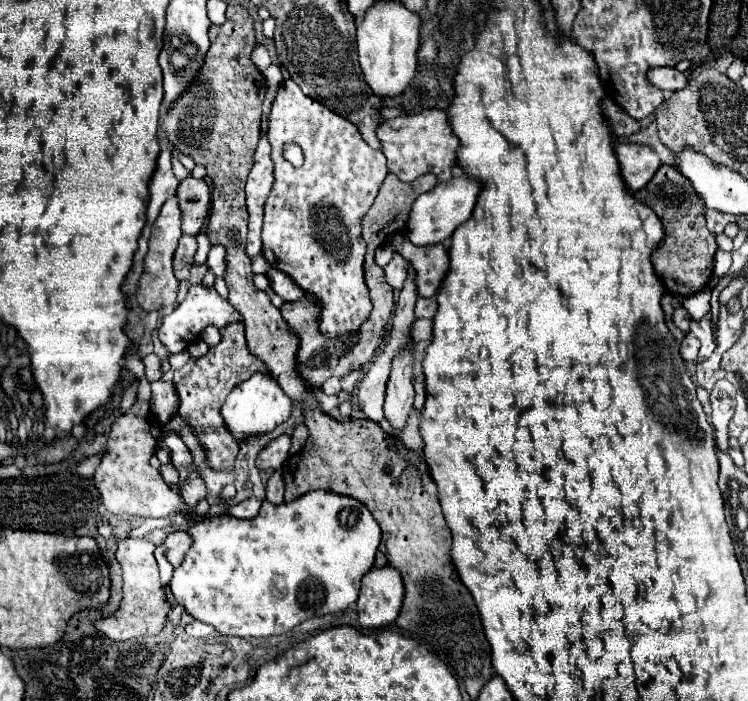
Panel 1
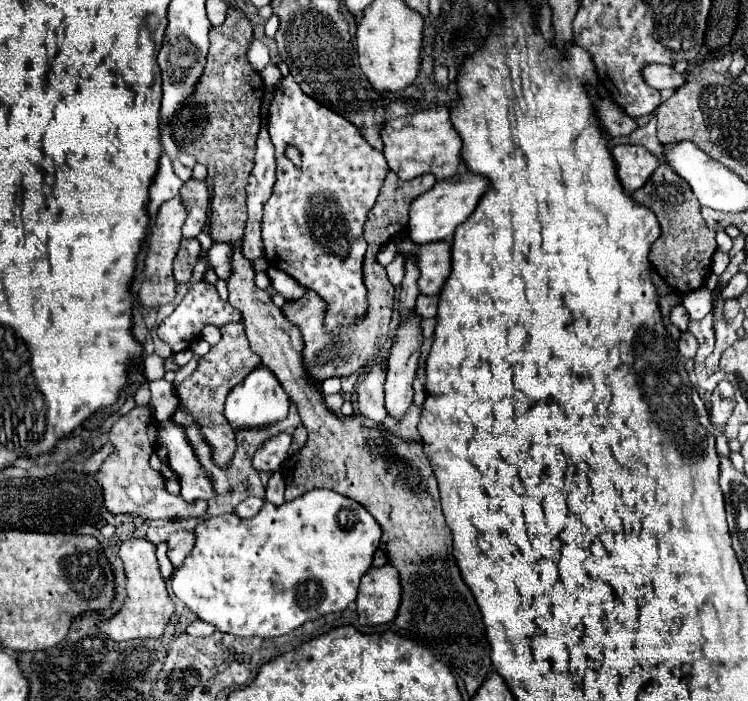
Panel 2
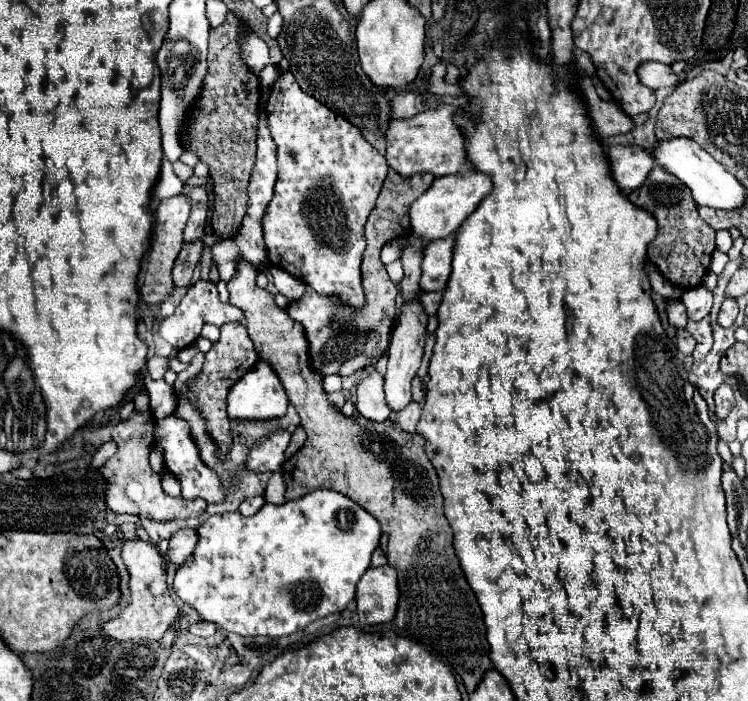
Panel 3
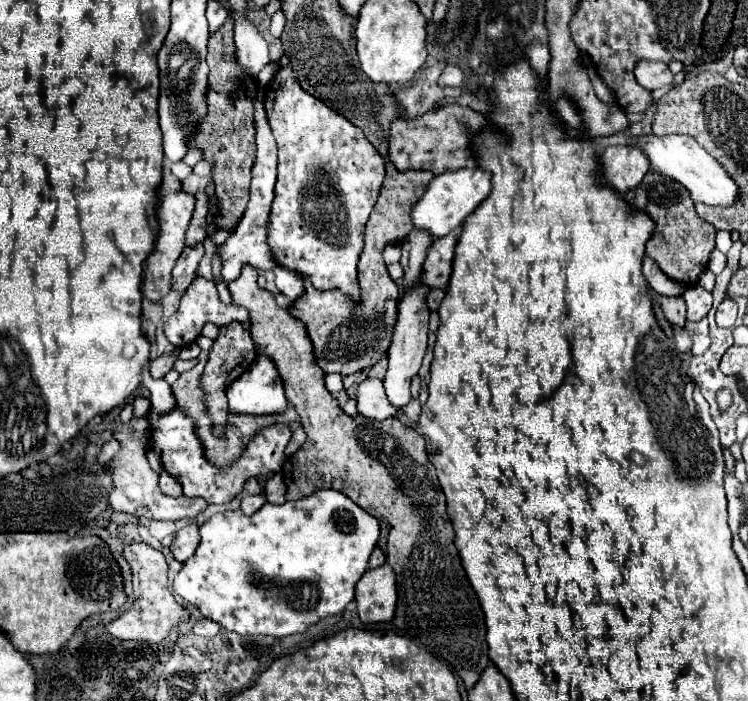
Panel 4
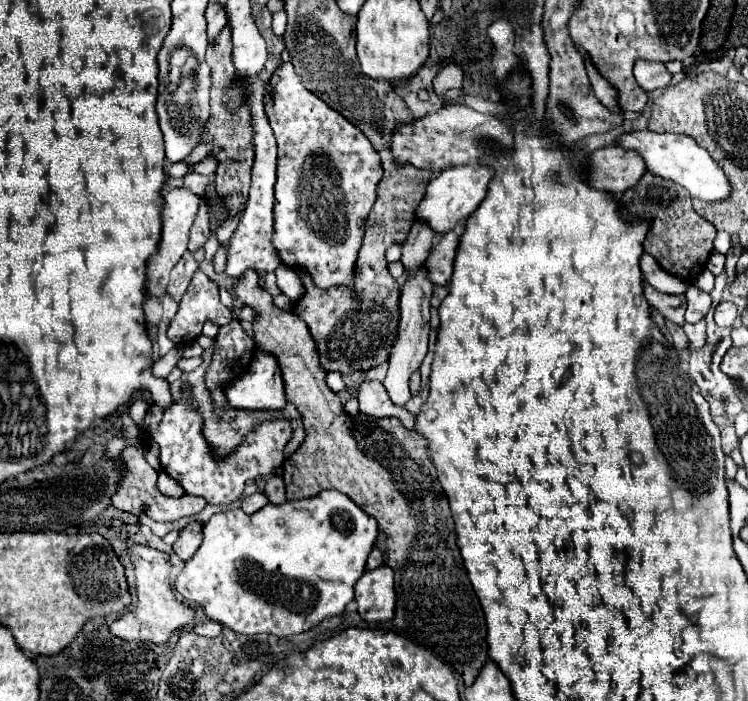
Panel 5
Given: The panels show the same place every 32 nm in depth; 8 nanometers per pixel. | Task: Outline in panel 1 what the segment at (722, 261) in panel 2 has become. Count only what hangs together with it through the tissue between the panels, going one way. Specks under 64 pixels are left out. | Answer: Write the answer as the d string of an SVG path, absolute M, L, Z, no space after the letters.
M718 250L716 252L716 262L714 262L714 268L716 268L716 276L718 278L722 278L728 270L730 270L730 266L732 266L732 254L726 254L726 252L722 252L722 250Z

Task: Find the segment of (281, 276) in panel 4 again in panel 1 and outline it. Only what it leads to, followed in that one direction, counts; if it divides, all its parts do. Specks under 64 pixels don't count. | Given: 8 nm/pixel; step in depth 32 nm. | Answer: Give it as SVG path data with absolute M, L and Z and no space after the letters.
M270 268L266 272L270 284L272 284L272 290L286 302L296 302L304 296L304 292L300 292L300 288L296 288L296 284L292 284L292 280L288 280L288 276L284 276L284 272L276 270L276 268Z

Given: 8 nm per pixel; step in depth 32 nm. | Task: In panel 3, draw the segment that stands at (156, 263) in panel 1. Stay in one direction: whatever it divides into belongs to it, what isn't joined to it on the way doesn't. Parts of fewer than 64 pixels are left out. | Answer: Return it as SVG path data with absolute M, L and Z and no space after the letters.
M182 194L172 196L168 200L162 200L158 210L156 210L156 224L152 228L152 240L150 240L150 250L146 254L146 272L144 272L144 282L140 286L140 298L142 302L146 302L148 306L154 304L162 304L164 300L168 300L172 296L174 290L174 282L172 282L172 266L174 260L182 248L184 236L184 224L188 220L188 212L190 212L190 204L188 200L184 200Z

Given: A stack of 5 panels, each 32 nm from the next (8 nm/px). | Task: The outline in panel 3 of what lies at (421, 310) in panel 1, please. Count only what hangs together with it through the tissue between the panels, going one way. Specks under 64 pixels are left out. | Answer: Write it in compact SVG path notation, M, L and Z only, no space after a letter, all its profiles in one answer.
M426 292L426 294L420 294L420 306L422 310L428 314L428 316L434 316L438 306L440 306L440 300L442 300L442 292Z

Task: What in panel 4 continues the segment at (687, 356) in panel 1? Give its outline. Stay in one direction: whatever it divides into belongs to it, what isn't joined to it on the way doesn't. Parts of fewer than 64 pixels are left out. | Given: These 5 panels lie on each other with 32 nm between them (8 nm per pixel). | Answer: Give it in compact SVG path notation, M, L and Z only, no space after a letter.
M674 326L674 338L676 338L676 350L680 350L680 352L690 352L692 350L692 338L688 336L686 330Z

